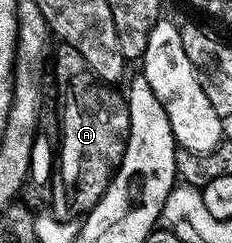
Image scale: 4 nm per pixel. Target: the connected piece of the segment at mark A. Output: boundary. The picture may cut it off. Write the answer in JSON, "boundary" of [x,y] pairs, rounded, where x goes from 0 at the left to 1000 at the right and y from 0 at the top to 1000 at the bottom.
{"boundary":[[[254,177],[224,214],[224,292],[246,313],[246,350],[267,412],[267,576],[259,560],[259,621],[241,642],[241,741],[267,753],[267,827],[250,856],[267,872],[306,872],[349,893],[418,840],[448,782],[474,757],[474,728],[517,683],[543,613],[543,572],[560,547],[560,473],[543,432],[539,391],[496,370],[478,350],[444,346],[392,296],[388,276],[345,239],[345,206]]]}

